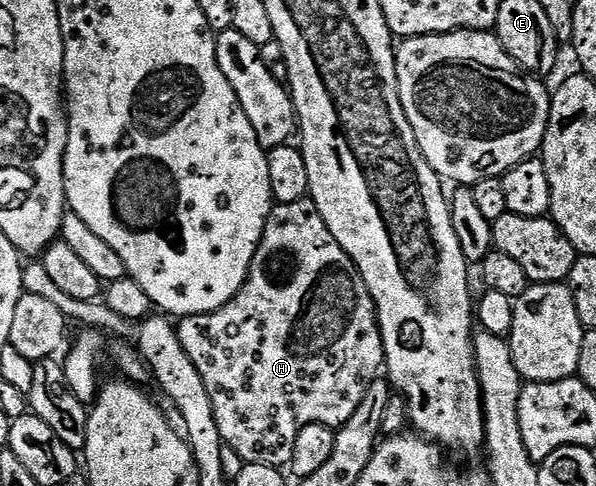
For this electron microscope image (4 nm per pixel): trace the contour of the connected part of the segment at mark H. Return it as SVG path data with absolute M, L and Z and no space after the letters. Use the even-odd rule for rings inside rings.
M309 198L277 204L274 207L269 221L265 223L265 233L257 248L253 265L249 268L249 277L241 291L235 294L235 298L231 298L231 302L214 312L184 317L176 325L176 330L177 337L183 342L183 348L187 350L187 356L191 358L191 362L195 362L195 370L199 370L199 378L203 378L203 386L207 386L207 394L211 394L211 406L215 410L215 422L219 426L222 445L235 450L235 454L239 454L239 458L243 458L246 464L279 469L292 465L295 438L299 438L299 430L312 424L322 424L334 430L343 427L363 402L370 384L382 375L385 368L381 325L377 321L377 306L369 293L367 282L353 259L343 250L343 246L339 246L327 222L323 222L323 214L319 214L319 210Z

